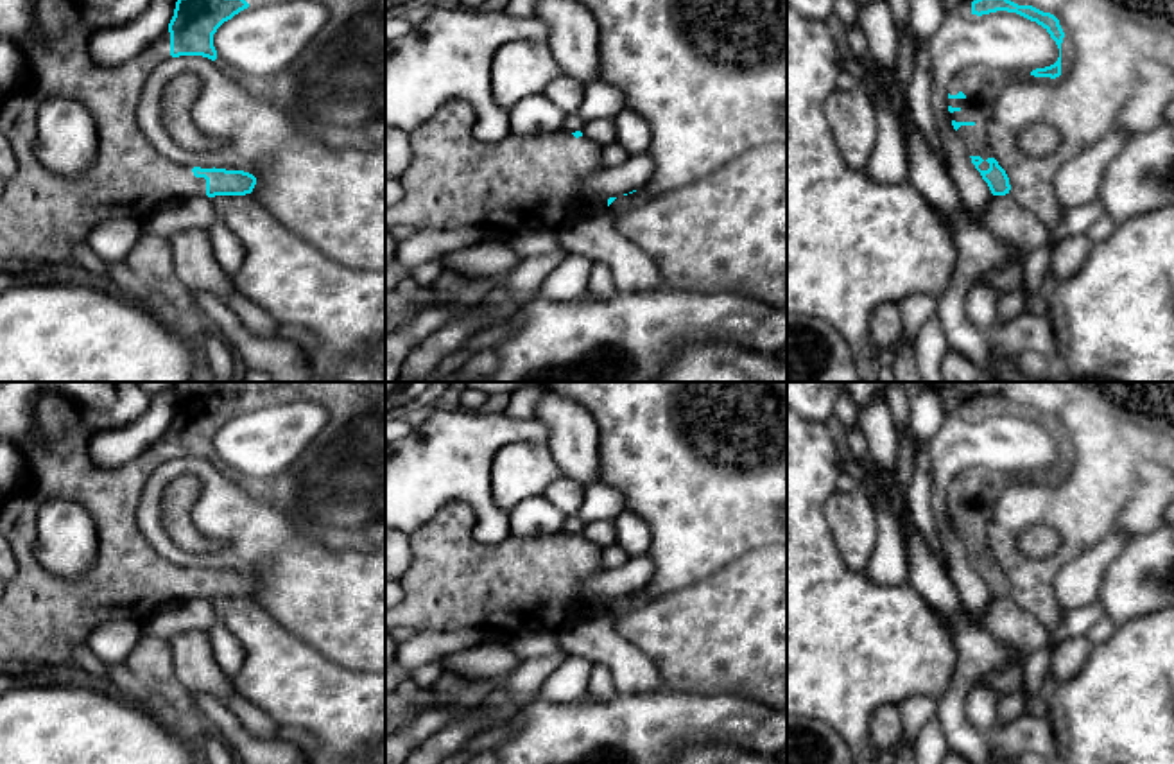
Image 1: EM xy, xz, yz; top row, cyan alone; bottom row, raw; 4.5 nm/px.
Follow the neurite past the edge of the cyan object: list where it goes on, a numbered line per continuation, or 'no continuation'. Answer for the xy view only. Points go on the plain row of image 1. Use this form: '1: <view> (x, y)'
1: xy (293, 684)

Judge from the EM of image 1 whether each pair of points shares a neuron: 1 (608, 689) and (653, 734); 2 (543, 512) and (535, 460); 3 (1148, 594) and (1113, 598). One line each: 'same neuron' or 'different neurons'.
1: different neurons
2: different neurons
3: same neuron

